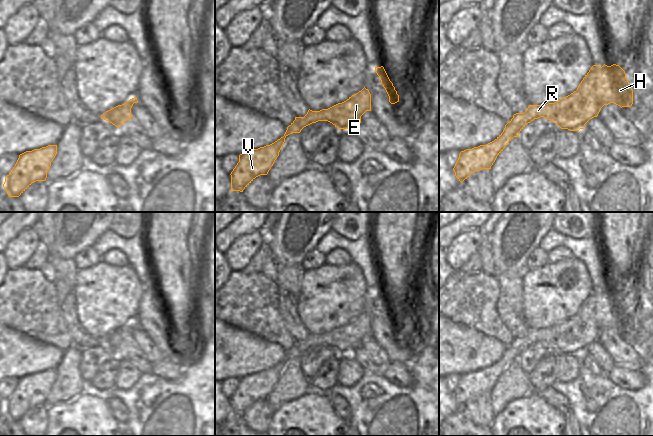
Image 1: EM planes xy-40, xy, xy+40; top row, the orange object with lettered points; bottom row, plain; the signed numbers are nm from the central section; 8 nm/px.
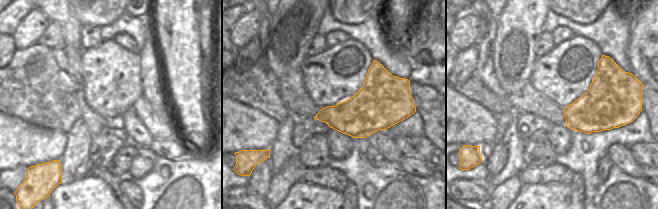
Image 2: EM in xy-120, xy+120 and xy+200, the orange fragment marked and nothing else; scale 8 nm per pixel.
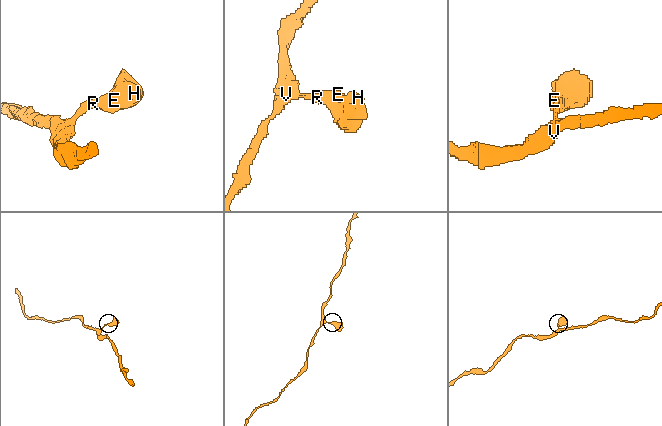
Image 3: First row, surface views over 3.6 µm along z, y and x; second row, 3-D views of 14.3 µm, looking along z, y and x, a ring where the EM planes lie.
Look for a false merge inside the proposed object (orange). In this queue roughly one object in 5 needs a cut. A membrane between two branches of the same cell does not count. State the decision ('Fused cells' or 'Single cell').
Single cell.

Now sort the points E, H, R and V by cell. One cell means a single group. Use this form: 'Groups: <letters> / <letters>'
Groups: E H R V.

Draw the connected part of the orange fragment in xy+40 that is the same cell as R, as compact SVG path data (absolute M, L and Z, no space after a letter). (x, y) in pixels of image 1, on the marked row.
M616 64L611 66L593 65L585 75L576 91L570 95L546 105L529 105L524 113L516 113L505 125L503 132L492 142L480 145L472 149L461 151L453 168L455 176L462 183L472 173L482 169L491 169L497 156L505 146L514 138L519 137L519 132L531 121L544 117L556 123L561 129L579 131L585 128L585 124L592 118L597 117L604 105L614 103L622 107L631 107L633 104L633 90L626 78L625 71Z

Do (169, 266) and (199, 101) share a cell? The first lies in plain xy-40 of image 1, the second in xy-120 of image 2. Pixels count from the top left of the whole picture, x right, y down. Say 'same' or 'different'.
same

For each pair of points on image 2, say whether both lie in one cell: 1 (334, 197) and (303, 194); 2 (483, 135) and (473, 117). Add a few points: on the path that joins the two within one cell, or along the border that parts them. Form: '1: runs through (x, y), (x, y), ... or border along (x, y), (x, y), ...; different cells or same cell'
1: runs through (326, 197), (311, 197); same cell
2: runs through (481, 131), (473, 121); same cell

